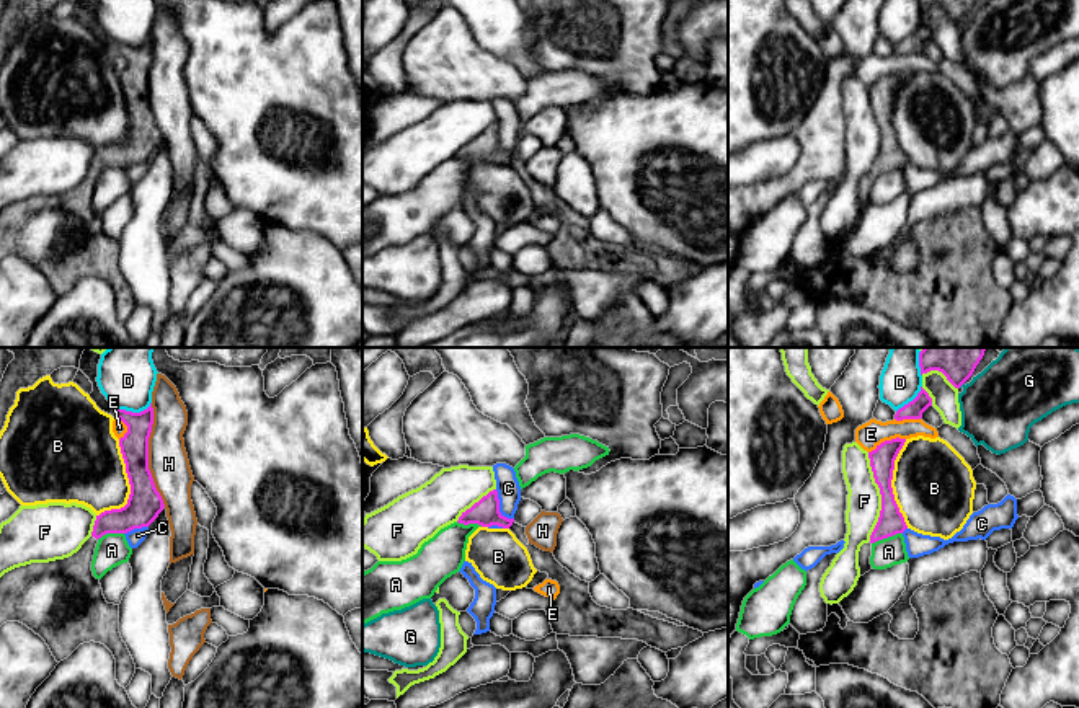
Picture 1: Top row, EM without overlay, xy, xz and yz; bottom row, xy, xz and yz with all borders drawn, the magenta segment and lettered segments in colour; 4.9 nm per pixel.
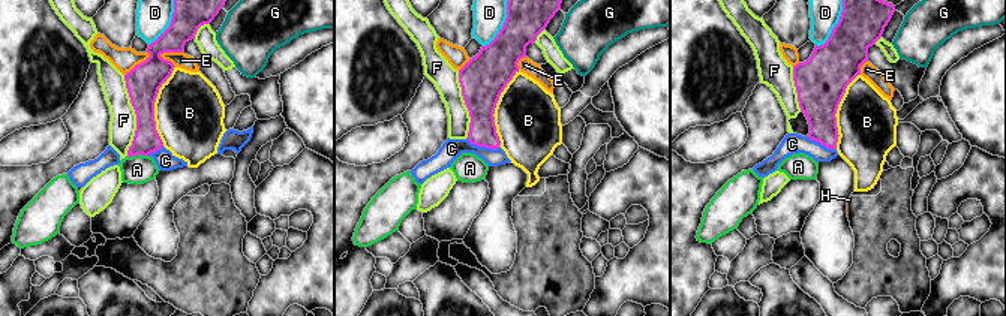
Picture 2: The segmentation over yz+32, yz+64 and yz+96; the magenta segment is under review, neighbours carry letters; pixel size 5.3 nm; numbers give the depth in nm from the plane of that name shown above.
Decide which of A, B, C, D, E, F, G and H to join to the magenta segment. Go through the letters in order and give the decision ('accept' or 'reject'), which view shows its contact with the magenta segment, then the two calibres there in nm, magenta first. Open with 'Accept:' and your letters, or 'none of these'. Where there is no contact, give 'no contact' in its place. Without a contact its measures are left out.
Accept: none of these
A: reject | yz | 130/140 nm
B: reject | xy | 170/380 nm
C: reject | xz | 140/120 nm
D: reject | xy | 140/280 nm
E: reject | yz | 130/130 nm
F: reject | yz | 130/180 nm
G: reject | yz | 280/380 nm
H: reject | xy | 170/200 nm

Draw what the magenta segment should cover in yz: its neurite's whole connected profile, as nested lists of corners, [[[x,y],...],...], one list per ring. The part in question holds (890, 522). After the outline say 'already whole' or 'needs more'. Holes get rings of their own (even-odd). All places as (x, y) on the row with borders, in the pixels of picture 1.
[[[896,437],[881,442],[875,450],[868,452],[873,478],[881,494],[881,511],[878,522],[870,535],[870,543],[893,537],[896,533],[903,533],[908,529],[891,488],[895,460],[904,442],[906,439]]]; already whole

